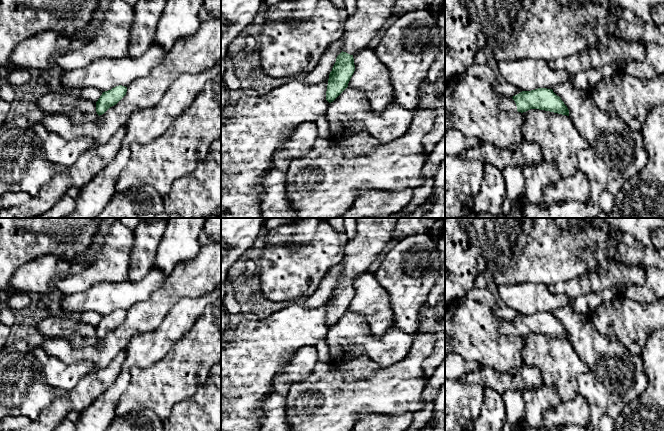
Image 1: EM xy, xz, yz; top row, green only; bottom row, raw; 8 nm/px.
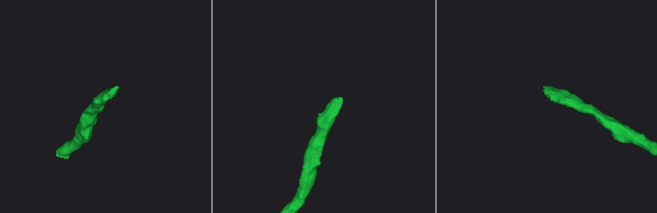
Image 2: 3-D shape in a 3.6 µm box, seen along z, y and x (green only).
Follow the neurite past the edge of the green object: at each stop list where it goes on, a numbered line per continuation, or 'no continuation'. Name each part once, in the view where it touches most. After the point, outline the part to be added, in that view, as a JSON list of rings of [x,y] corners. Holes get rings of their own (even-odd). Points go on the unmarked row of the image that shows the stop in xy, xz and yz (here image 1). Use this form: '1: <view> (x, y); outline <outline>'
1: yz (506, 327); outline [[[501,319],[499,330],[507,336],[517,336],[517,330],[513,322]]]

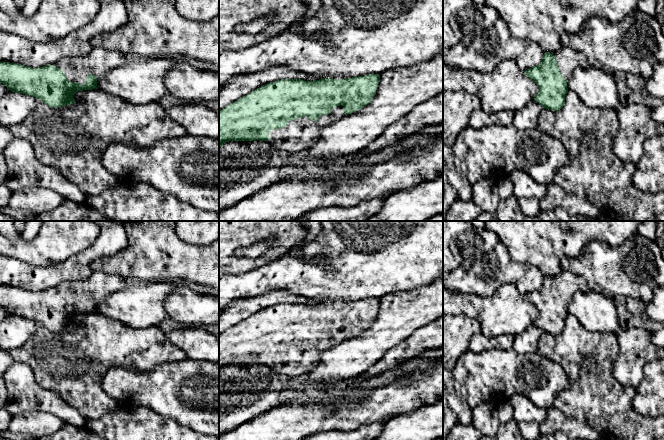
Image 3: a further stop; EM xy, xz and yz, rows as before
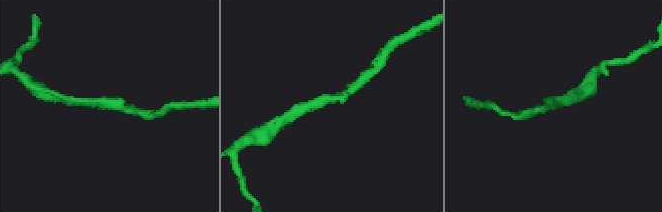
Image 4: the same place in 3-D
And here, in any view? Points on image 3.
1: xz (300, 358); outline [[[340,329],[333,332],[330,338],[320,340],[316,346],[307,341],[290,344],[284,352],[271,354],[268,366],[277,368],[283,380],[290,380],[313,370],[323,352],[345,340],[343,330]]]

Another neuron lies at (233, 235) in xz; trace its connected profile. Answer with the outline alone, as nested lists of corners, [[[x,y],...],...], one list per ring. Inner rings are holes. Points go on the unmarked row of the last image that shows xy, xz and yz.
[[[219,221],[219,278],[253,270],[286,255],[292,247],[306,237],[306,234],[306,228],[299,221]],[[272,236],[276,238],[273,247],[256,259],[235,254],[240,248],[250,247]]]

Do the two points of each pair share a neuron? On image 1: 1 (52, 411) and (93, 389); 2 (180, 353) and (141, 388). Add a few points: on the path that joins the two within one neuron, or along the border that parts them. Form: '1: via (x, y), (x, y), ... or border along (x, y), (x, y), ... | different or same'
1: via (62, 403), (68, 403), (83, 395) | same
2: via (171, 363), (151, 383) | same

